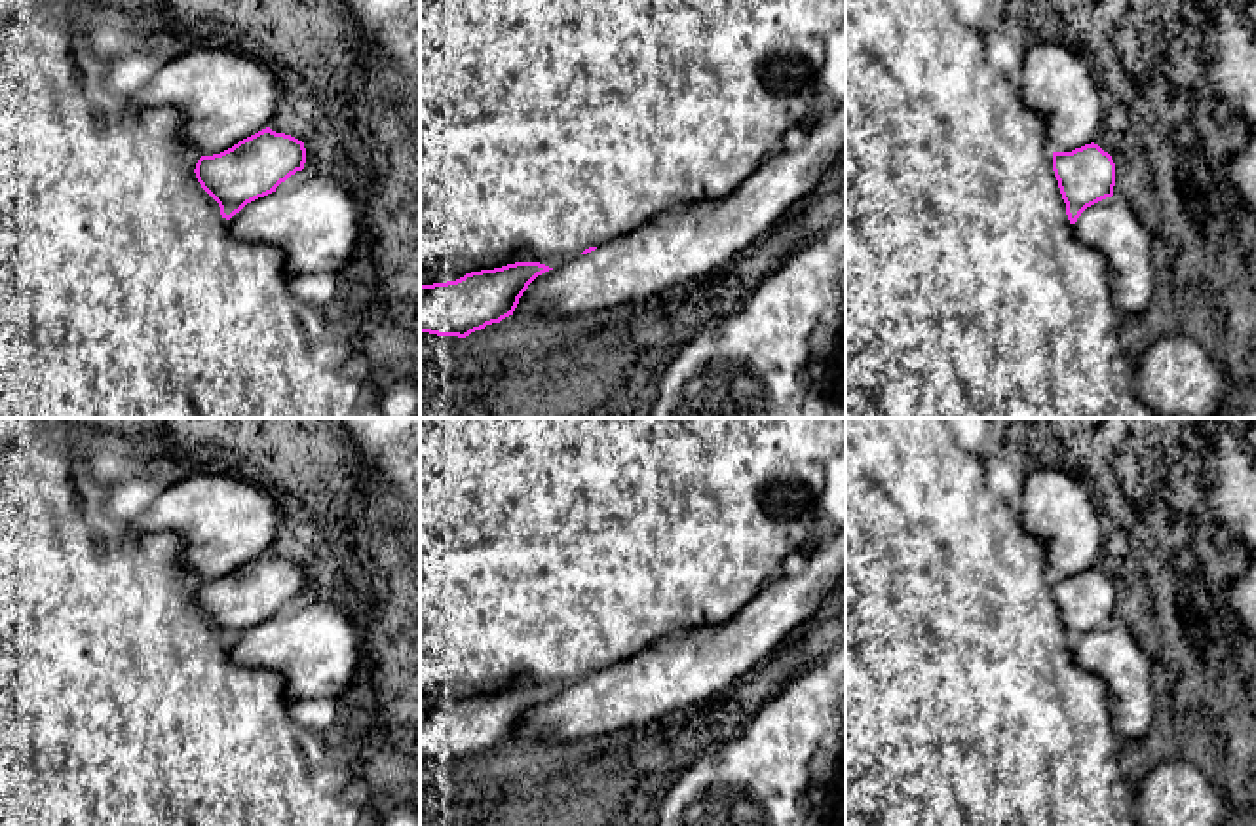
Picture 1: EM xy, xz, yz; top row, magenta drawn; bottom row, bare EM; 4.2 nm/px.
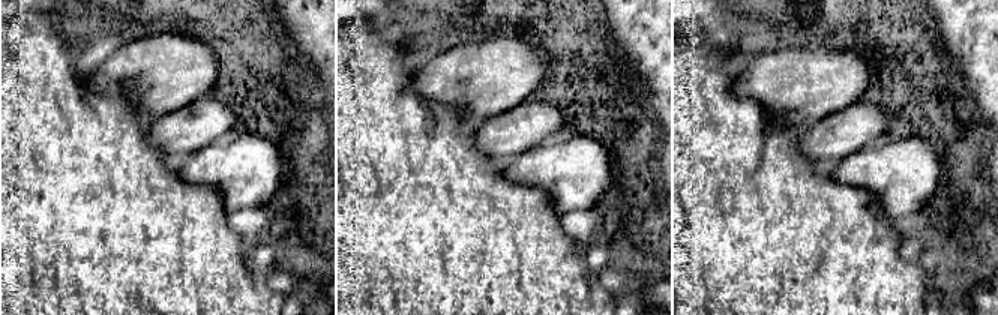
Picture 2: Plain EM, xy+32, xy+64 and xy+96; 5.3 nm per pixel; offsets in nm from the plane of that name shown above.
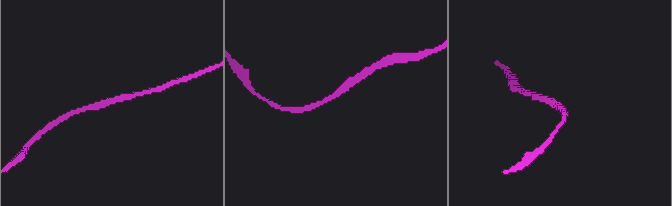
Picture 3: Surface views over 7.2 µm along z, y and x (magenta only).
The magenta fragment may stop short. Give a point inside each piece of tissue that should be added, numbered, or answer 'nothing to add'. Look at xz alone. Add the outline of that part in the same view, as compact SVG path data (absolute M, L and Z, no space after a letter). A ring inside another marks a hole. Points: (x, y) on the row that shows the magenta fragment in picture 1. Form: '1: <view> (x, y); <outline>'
nothing to add

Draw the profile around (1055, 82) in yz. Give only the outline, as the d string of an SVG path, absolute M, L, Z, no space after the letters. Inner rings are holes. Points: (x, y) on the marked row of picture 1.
M1062 40L1032 44L1017 78L1028 110L1045 122L1051 152L1094 142L1104 104L1083 57Z

